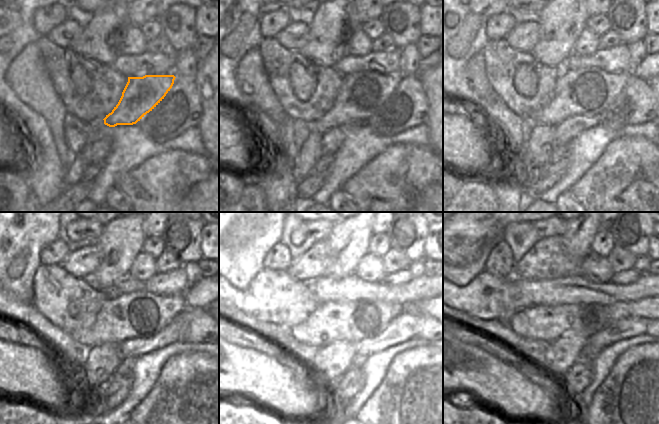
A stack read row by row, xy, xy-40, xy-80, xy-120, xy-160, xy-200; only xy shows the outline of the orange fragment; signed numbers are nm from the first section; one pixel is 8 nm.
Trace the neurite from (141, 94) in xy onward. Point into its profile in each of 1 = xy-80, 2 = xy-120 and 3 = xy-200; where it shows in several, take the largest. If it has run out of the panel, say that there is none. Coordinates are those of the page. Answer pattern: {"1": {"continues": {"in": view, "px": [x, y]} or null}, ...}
{"1": {"continues": {"in": "xy-80", "px": [590, 91]}}, "2": {"continues": {"in": "xy-120", "px": [138, 315]}}, "3": {"continues": {"in": "xy-200", "px": [541, 322]}}}

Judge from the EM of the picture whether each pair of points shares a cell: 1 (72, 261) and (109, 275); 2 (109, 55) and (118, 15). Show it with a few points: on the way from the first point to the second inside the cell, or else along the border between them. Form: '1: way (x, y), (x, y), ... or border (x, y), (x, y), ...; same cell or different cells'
1: border (97, 247), (99, 265), (85, 278); different cells
2: way (103, 45), (103, 30), (108, 25); same cell

